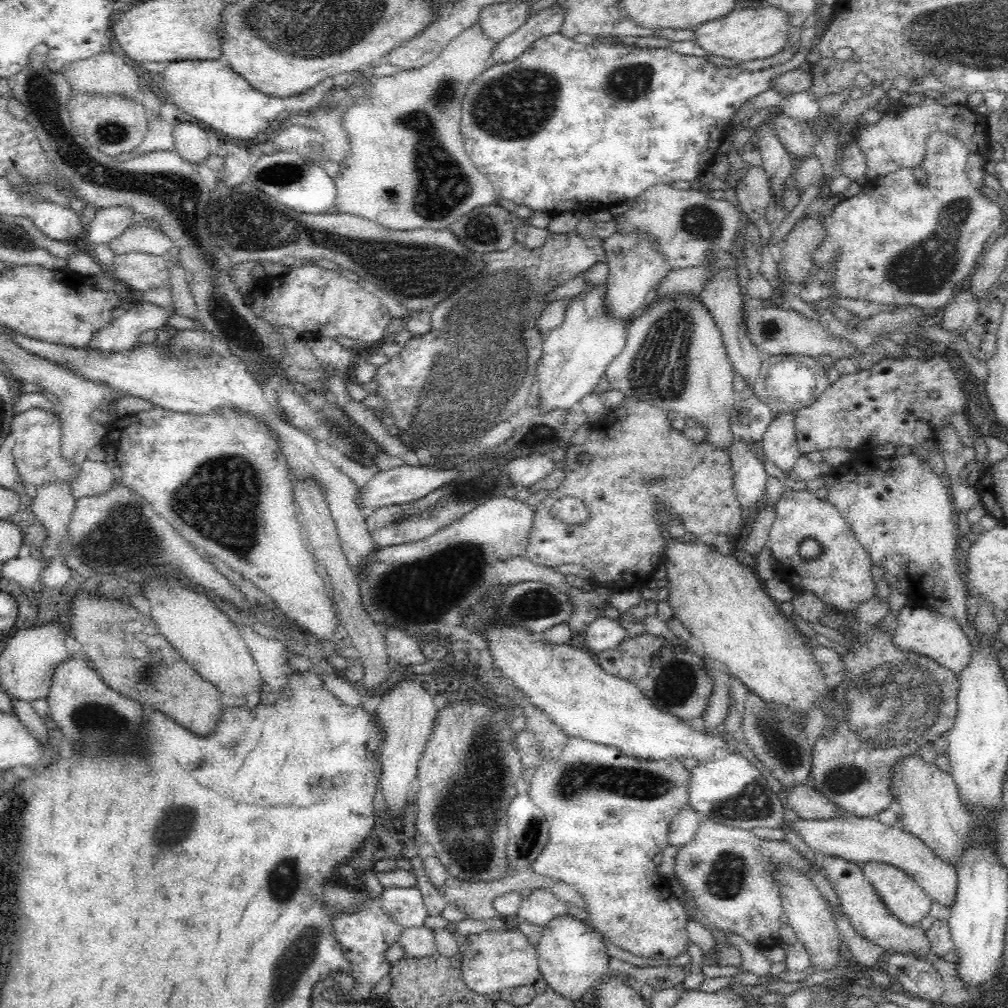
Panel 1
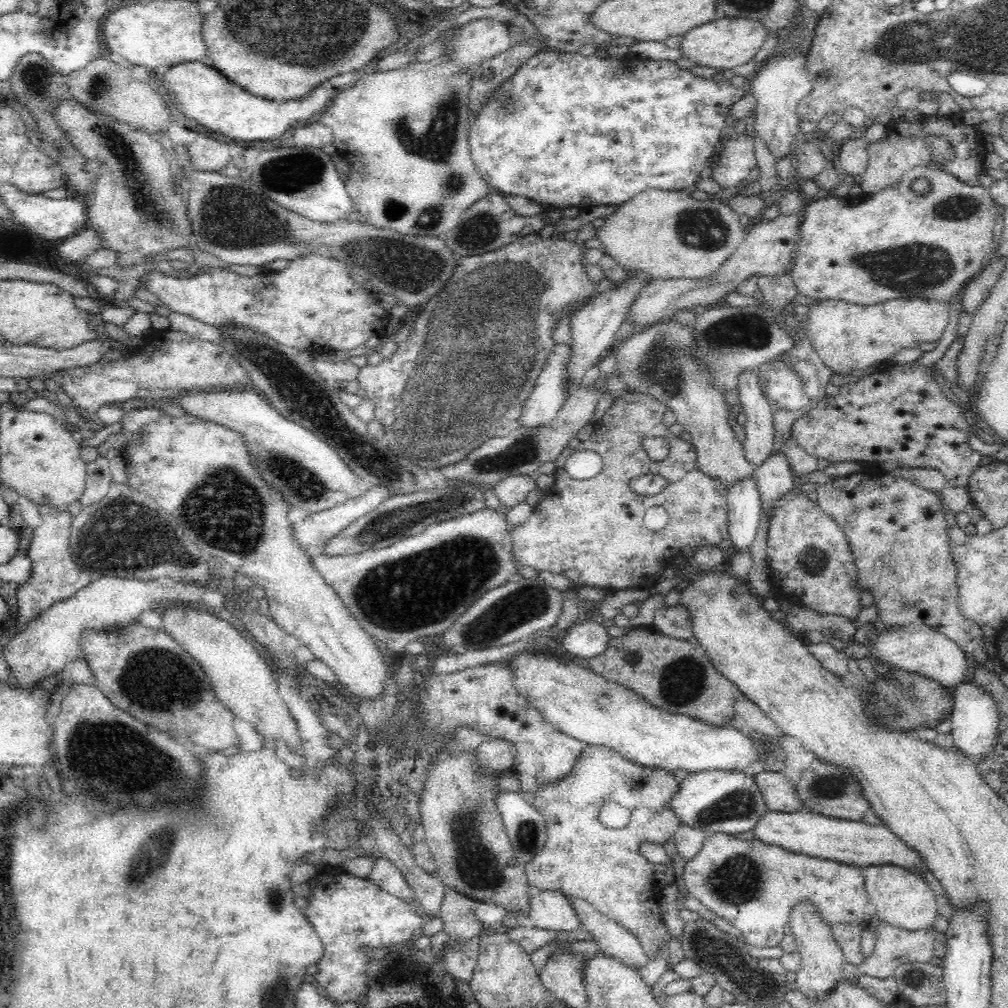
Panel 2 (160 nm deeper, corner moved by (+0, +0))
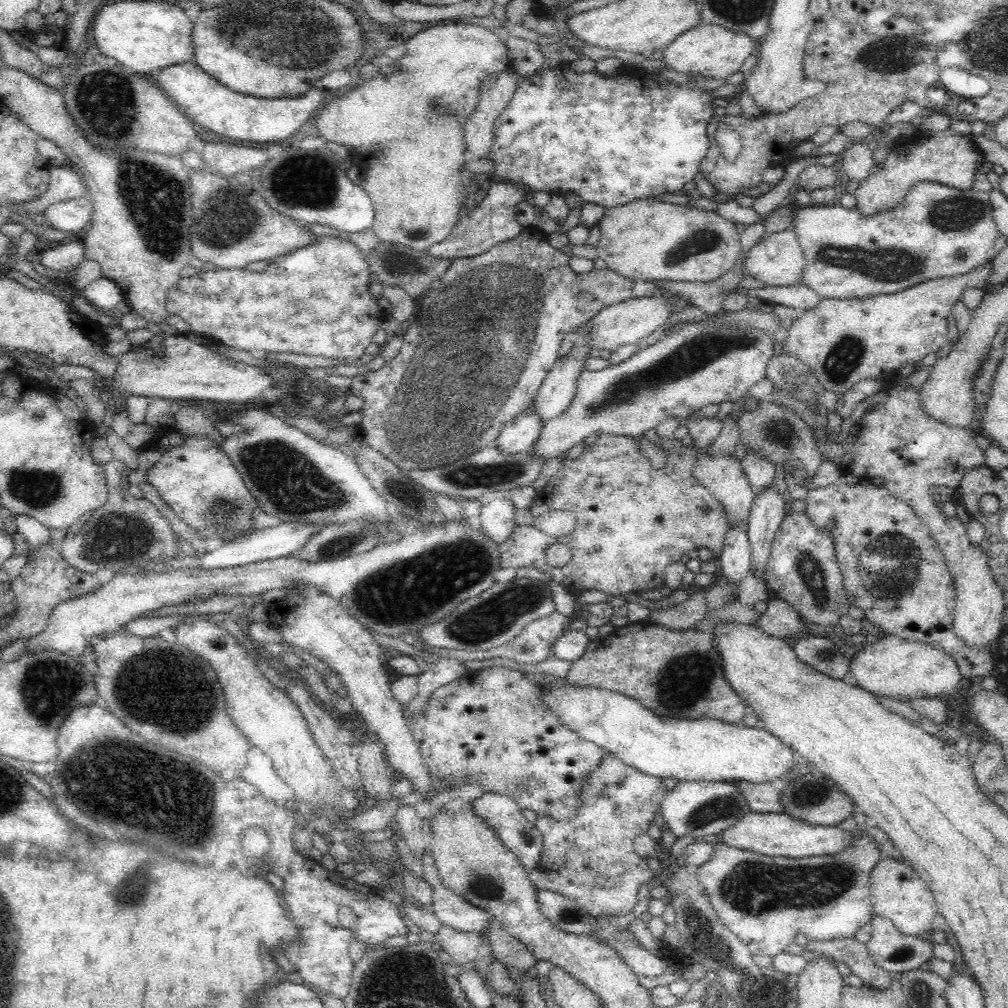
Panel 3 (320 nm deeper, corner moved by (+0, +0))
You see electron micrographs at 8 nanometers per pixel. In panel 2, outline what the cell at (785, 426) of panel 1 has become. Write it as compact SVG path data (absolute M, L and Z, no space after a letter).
M783 452L778 456L772 454L753 472L752 477L760 495L760 516L764 515L768 522L775 502L793 488L792 469L786 458Z

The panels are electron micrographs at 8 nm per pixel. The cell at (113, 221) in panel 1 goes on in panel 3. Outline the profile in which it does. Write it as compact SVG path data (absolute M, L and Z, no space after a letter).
M81 239L57 243L41 253L40 264L54 271L71 273L82 261L84 245Z

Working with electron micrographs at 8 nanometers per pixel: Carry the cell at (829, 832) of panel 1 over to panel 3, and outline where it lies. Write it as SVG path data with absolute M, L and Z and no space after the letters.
M754 812L744 814L743 818L718 835L715 845L728 845L772 858L794 859L840 853L850 844L851 838L850 831L844 832L835 826L811 826L797 822L788 814Z

